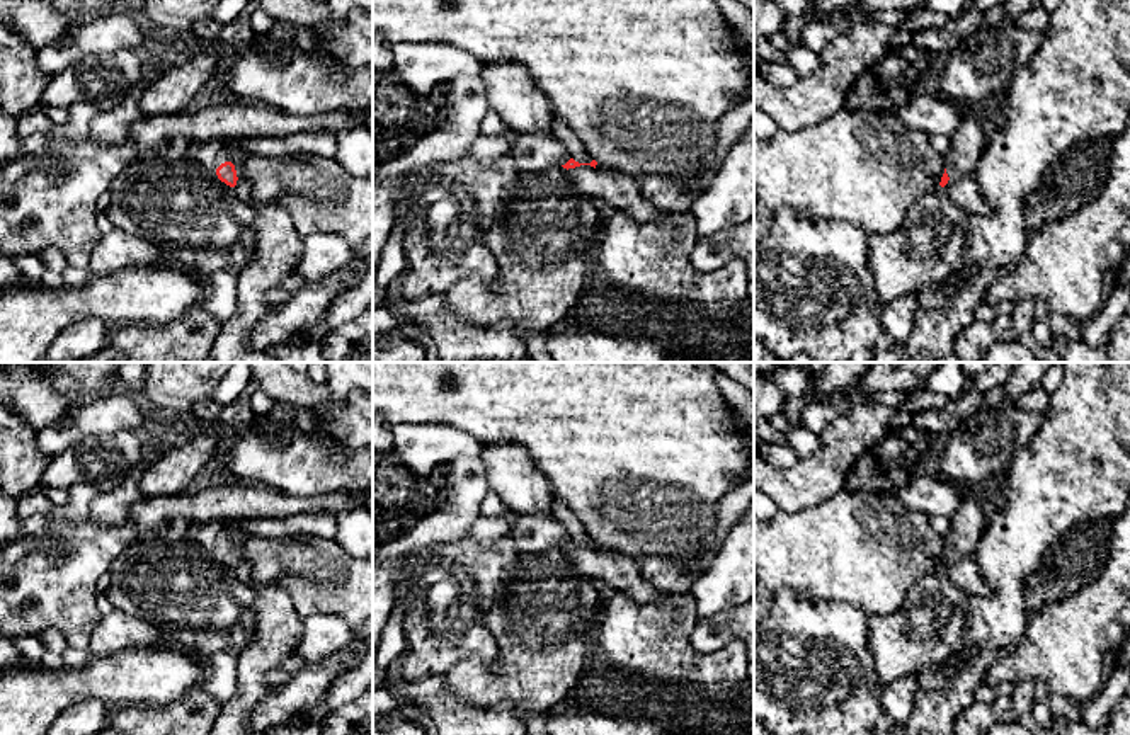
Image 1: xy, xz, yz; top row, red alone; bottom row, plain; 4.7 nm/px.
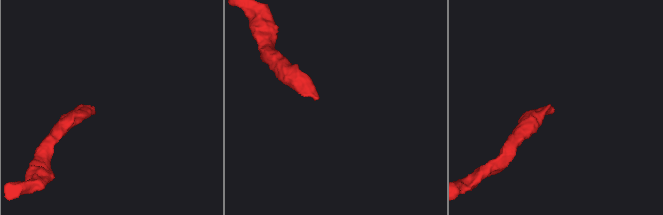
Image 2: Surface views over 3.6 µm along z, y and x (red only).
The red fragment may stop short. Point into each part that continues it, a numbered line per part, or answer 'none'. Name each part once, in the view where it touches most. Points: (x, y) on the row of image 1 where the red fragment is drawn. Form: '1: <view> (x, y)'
1: xy (210, 153)

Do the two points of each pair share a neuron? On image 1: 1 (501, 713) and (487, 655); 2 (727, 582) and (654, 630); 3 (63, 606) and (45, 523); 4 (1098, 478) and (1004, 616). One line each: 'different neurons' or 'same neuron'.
1: different neurons
2: different neurons
3: different neurons
4: same neuron

